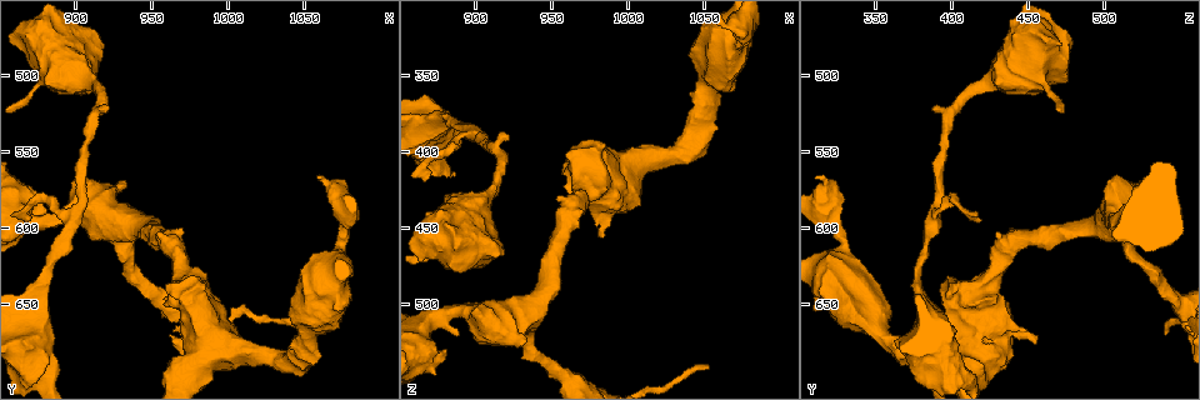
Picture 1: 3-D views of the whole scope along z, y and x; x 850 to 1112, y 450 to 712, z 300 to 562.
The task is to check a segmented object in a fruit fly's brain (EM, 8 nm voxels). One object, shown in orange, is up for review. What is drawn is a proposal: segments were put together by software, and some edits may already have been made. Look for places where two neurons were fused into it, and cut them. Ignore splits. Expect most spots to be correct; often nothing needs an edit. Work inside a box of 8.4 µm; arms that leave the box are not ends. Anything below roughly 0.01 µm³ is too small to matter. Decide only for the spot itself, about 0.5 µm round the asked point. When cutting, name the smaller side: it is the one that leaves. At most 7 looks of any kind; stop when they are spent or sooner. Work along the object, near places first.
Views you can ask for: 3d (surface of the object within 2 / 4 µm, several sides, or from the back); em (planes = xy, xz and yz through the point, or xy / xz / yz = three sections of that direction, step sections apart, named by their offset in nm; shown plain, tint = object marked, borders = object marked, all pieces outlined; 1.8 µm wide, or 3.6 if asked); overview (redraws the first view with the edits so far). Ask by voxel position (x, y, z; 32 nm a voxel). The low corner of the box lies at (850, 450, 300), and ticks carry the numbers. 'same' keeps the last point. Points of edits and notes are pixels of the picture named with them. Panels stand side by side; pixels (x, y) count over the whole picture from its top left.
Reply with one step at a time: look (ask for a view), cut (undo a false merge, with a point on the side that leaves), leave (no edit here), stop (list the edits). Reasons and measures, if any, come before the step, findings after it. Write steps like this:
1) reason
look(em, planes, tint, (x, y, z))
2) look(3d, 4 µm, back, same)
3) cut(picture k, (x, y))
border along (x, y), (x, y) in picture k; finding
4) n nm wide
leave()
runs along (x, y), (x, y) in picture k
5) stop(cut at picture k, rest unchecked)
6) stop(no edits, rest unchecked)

branch point
look(em, planes, tint, (898, 596, 386))

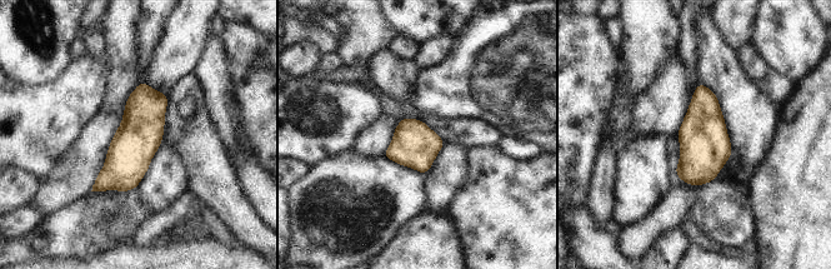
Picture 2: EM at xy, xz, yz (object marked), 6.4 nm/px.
leave()
runs along (164, 96), (95, 188) in picture 2; continuous, no second neuron

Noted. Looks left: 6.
calibre changes
look(3d, 4 µm, (976, 636, 424))

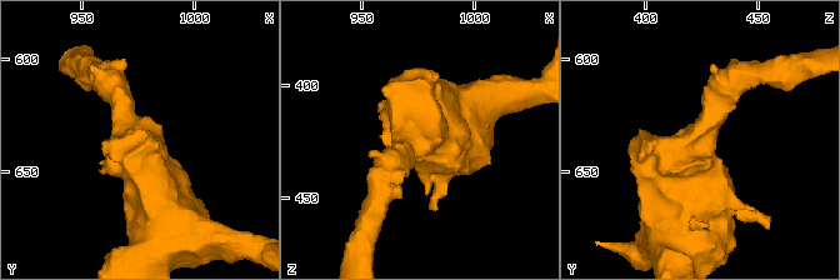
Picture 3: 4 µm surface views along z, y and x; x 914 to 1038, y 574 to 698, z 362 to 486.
now the EM
look(em, xz, step 16, tint, (975, 635, 424))

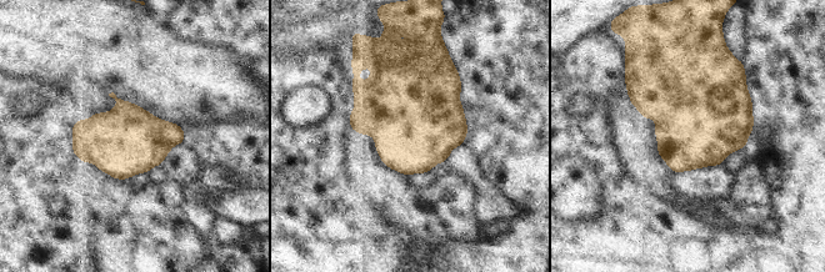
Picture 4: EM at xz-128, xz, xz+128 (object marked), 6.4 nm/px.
look(em, yz, step 16, borders, same)

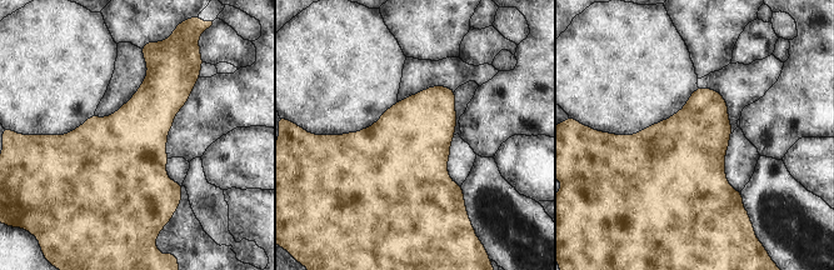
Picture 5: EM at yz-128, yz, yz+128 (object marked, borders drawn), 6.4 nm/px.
480 nm wide
leave()
continuous, no second neuron

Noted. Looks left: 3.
thick turns thin
look(em, xy, step 16, tint, (882, 498, 458))

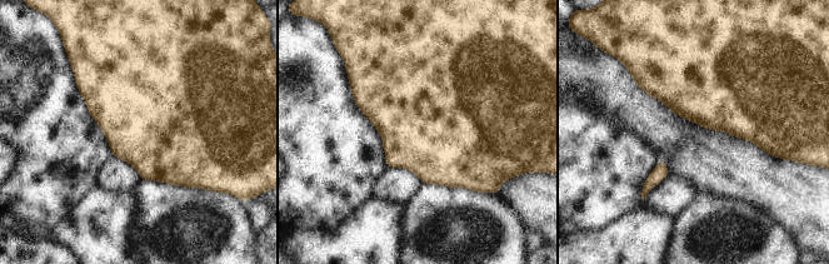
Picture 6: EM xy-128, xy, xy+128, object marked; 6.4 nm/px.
another direction
look(em, planes, tint, same)

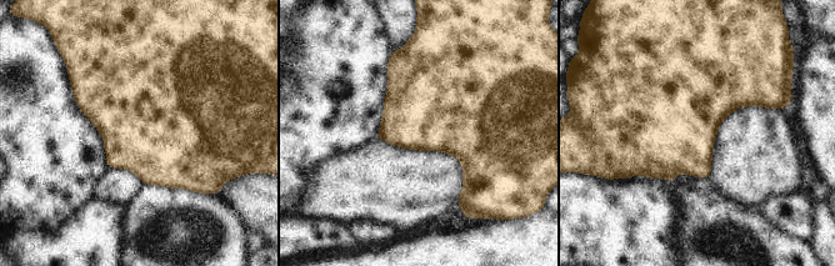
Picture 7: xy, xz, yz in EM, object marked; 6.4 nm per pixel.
leave()
continuous, no second neuron

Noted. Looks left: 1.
stop(no edits, rest unchecked)

